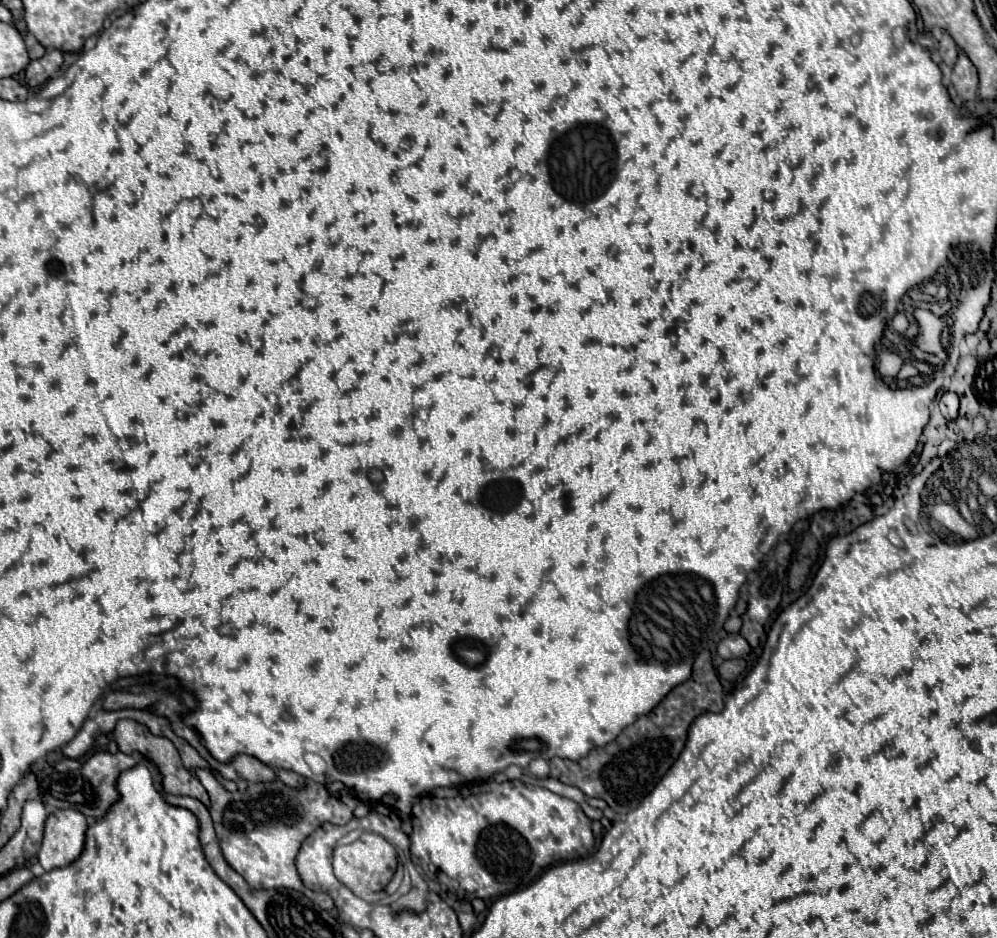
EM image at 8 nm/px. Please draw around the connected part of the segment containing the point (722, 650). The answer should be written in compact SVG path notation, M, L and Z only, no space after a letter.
M730 633L724 641L718 645L718 655L722 659L734 659L734 657L746 657L750 653L748 641L740 633Z

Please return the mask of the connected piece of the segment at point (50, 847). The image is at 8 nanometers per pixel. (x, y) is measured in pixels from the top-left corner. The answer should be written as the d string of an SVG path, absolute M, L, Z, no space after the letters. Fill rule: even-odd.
M60 809L48 815L44 841L38 851L44 871L66 867L76 861L84 849L88 821L76 809Z

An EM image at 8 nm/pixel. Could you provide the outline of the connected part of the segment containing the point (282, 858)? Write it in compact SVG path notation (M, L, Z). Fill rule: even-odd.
M196 769L196 777L210 795L210 813L220 849L228 865L238 871L252 889L294 889L304 893L310 901L322 909L334 909L334 901L326 893L310 891L302 885L294 859L302 841L324 821L346 825L352 819L352 809L340 799L332 797L324 785L308 781L306 789L294 791L280 781L272 783L250 783L248 791L230 793L226 791L208 769Z

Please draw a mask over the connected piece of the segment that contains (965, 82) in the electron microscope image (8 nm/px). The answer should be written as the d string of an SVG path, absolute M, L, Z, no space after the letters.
M958 53L958 61L952 69L952 85L966 101L972 101L978 95L978 71L964 53Z

